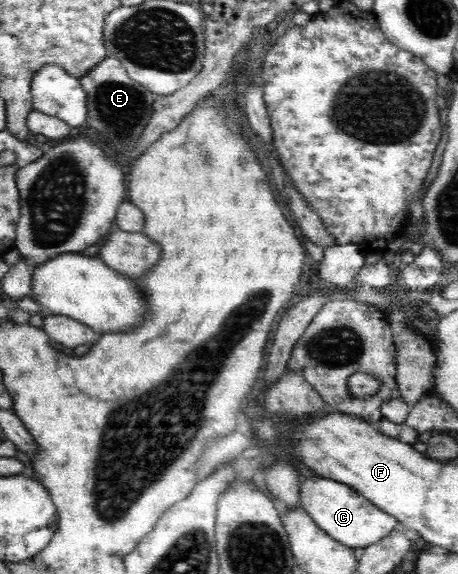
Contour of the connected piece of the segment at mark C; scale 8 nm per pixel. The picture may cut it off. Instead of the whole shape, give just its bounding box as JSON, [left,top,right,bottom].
[299,477,398,549]

